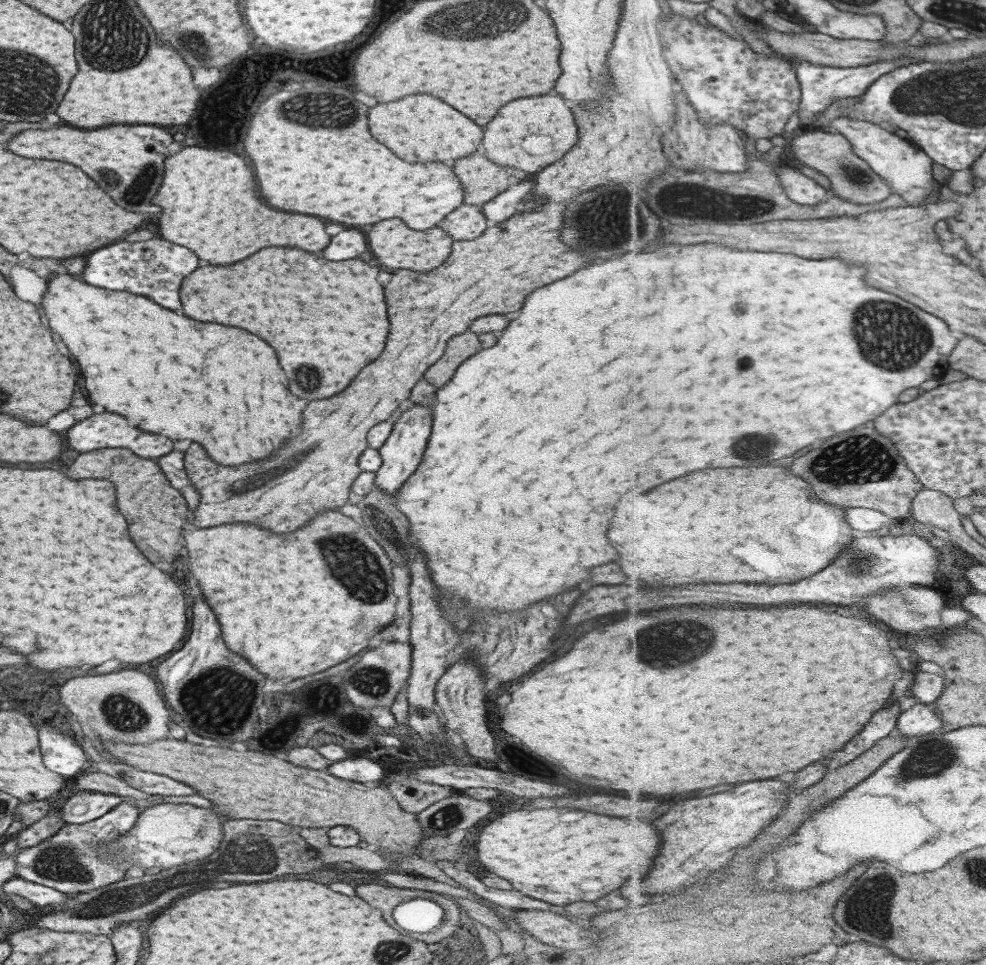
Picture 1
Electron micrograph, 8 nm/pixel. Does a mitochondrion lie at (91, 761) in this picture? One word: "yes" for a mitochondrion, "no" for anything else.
no

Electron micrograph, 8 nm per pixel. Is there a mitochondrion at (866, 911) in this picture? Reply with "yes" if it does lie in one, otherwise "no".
yes

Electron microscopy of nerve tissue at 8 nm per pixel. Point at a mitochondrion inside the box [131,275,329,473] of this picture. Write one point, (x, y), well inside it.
(300, 379)

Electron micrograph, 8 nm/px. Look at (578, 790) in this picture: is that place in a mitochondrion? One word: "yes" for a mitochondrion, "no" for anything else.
no

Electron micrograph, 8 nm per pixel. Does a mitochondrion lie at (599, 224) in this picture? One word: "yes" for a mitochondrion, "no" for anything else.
yes

